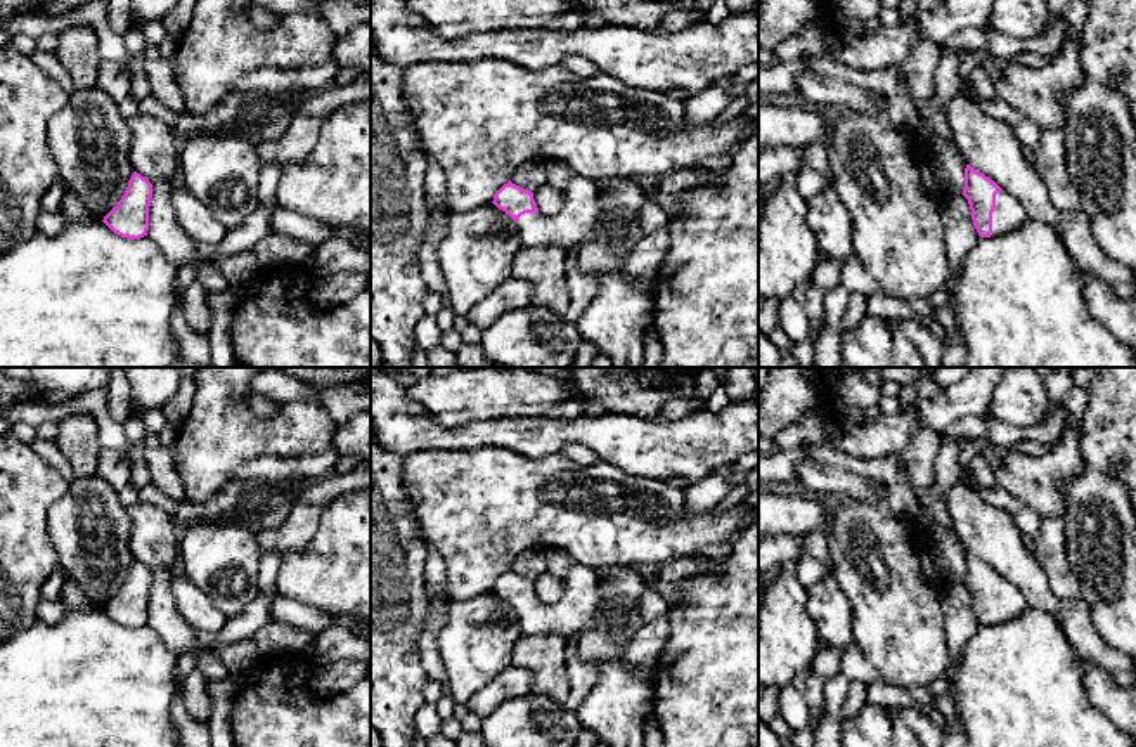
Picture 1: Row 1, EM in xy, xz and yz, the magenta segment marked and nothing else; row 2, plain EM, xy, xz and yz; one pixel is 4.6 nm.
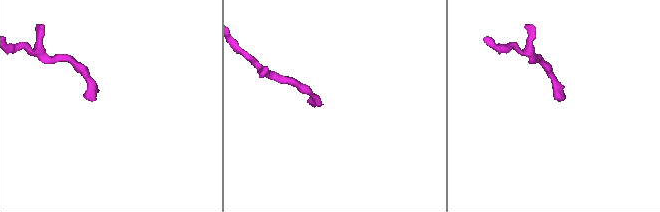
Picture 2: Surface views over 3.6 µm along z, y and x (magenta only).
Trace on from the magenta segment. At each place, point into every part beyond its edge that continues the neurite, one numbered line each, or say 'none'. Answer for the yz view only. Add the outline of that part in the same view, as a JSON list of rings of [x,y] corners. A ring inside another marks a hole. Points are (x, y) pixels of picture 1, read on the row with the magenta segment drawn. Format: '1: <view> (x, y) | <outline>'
1: yz (1008, 214) | [[[1004,191],[996,194],[996,208],[992,211],[992,236],[1006,234],[1020,227],[1027,220],[1023,206]]]

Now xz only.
1: xz (577, 220) | [[[571,173],[563,189],[563,208],[558,215],[525,213],[516,229],[523,246],[556,244],[573,253],[589,241],[599,224],[597,185],[594,180]]]

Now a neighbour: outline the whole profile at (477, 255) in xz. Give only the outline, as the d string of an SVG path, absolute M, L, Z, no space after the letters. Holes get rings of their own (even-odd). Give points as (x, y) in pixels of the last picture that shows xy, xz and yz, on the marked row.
M494 203L449 215L449 234L438 248L450 307L468 315L502 286L523 248L516 222Z

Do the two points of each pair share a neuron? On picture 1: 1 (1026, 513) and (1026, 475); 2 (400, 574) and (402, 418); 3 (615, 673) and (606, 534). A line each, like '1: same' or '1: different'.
1: different
2: different
3: different

